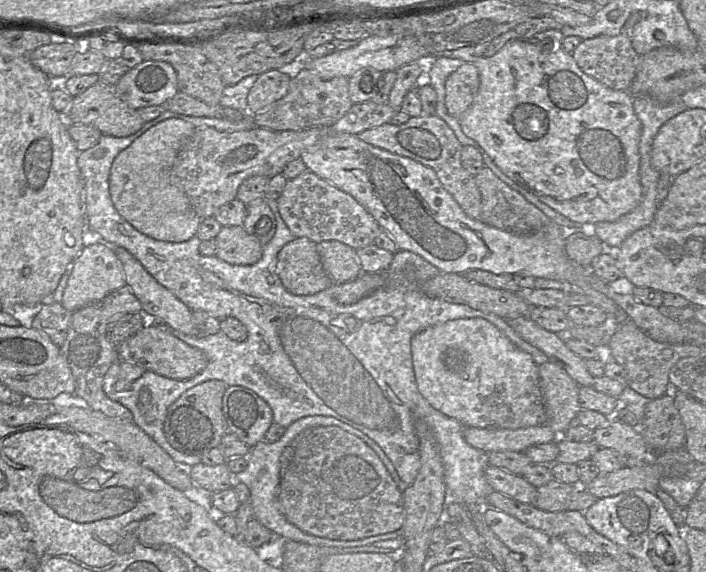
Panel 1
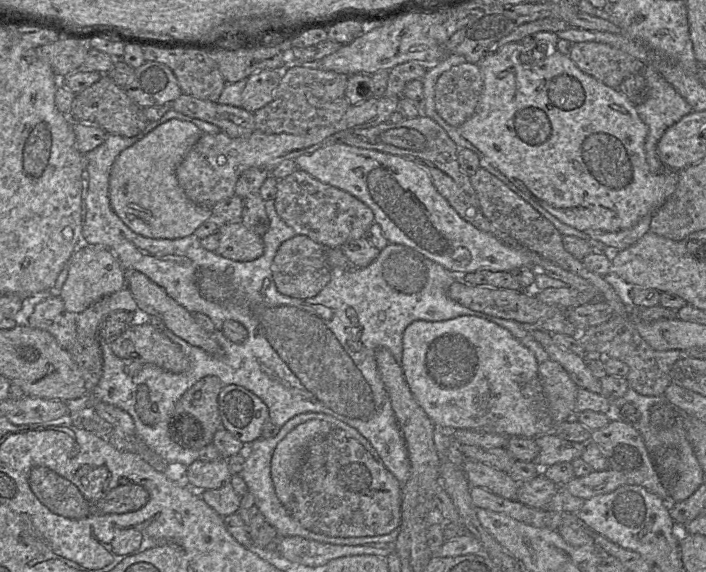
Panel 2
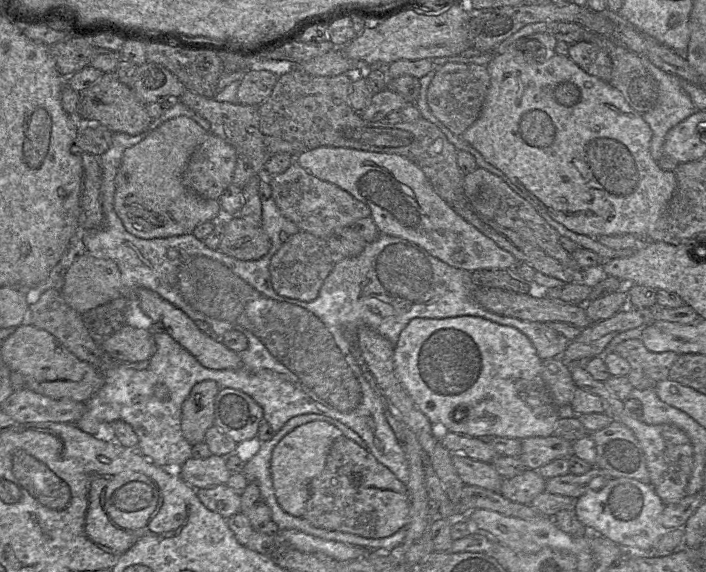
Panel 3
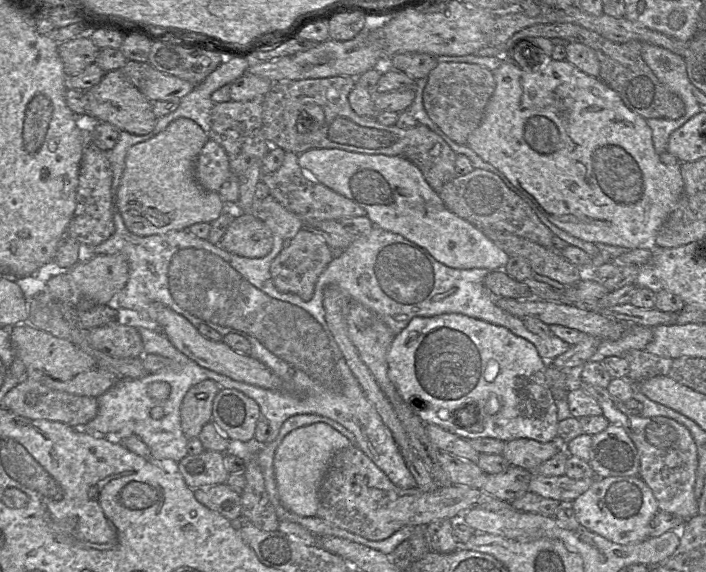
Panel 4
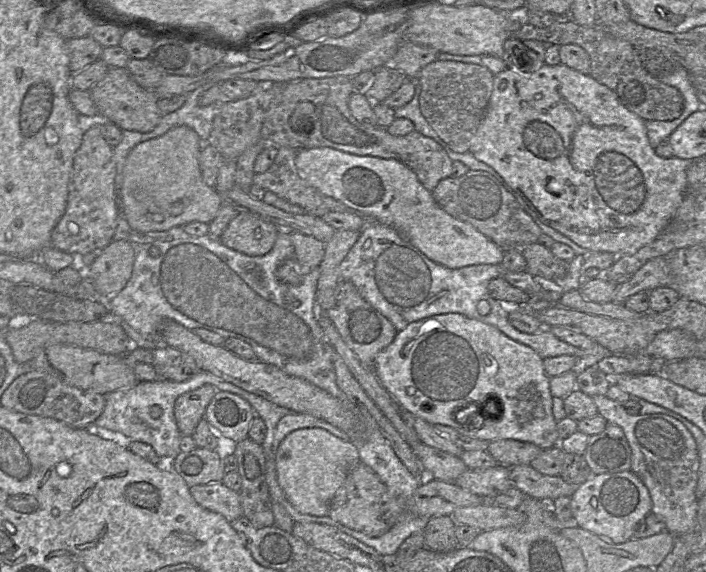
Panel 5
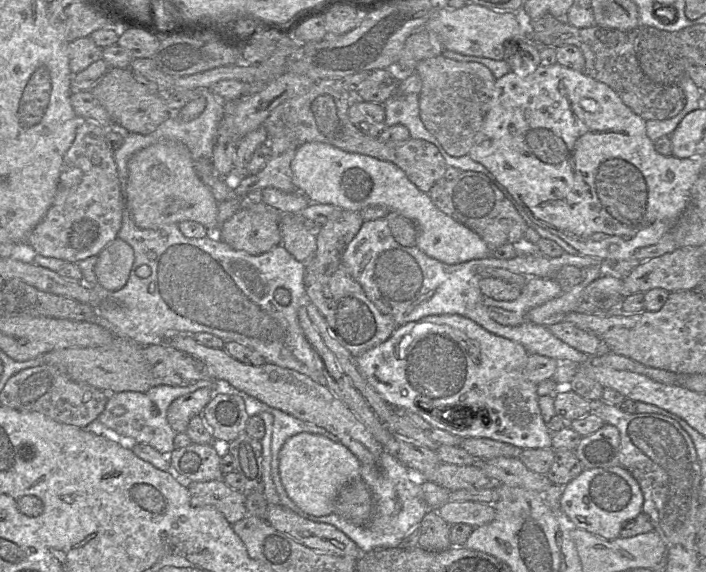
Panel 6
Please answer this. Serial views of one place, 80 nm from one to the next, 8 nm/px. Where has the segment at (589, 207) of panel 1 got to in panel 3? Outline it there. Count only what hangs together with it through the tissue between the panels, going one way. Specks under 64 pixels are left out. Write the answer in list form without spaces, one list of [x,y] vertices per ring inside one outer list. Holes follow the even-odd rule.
[[[514,42],[505,49],[495,50],[493,53],[493,57],[489,62],[489,64],[486,66],[486,68],[490,75],[490,85],[487,91],[485,102],[478,119],[465,132],[462,133],[461,137],[463,138],[463,140],[469,143],[479,153],[481,153],[481,155],[488,163],[501,170],[516,187],[522,190],[526,196],[526,199],[533,204],[535,209],[536,207],[541,208],[546,213],[548,213],[555,221],[559,222],[567,229],[575,233],[587,235],[593,238],[597,238],[599,236],[616,236],[616,235],[632,234],[637,237],[642,237],[643,239],[648,239],[649,229],[659,219],[659,217],[665,210],[667,204],[669,203],[671,197],[673,196],[673,193],[677,186],[677,179],[675,172],[665,171],[661,169],[658,165],[658,162],[652,158],[650,151],[652,130],[650,126],[645,122],[642,115],[629,106],[629,104],[626,102],[621,92],[618,91],[616,88],[614,88],[612,85],[610,85],[608,82],[605,82],[595,76],[586,73],[568,56],[558,55],[555,53],[550,59],[548,59],[543,63],[537,63],[535,59],[531,58],[526,59],[524,53],[516,46],[516,42]]]

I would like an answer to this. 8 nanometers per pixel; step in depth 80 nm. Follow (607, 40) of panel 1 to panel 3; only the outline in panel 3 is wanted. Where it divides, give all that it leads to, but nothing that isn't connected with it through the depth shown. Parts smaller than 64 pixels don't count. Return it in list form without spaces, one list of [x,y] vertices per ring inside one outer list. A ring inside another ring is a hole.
[[[579,41],[569,47],[568,57],[586,73],[610,83],[612,63],[605,50],[597,45]]]

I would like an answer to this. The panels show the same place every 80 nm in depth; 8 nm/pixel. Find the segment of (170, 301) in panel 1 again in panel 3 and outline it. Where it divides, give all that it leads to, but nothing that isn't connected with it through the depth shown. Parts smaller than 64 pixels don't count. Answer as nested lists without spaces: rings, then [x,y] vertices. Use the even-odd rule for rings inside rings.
[[[138,287],[134,290],[134,301],[141,310],[153,321],[163,325],[164,331],[180,346],[192,354],[197,361],[208,369],[236,370],[241,367],[239,354],[227,348],[220,339],[213,339],[200,331],[195,322],[181,309],[174,306],[156,292]]]

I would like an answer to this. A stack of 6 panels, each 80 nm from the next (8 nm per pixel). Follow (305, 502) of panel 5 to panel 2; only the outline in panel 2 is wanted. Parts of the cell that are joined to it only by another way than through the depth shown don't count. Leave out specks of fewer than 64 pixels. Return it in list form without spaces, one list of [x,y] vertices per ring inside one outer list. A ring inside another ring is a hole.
[[[310,420],[295,427],[277,444],[271,459],[271,477],[276,495],[286,510],[292,497],[292,480],[304,461],[308,445],[332,429],[339,428],[326,421]]]

